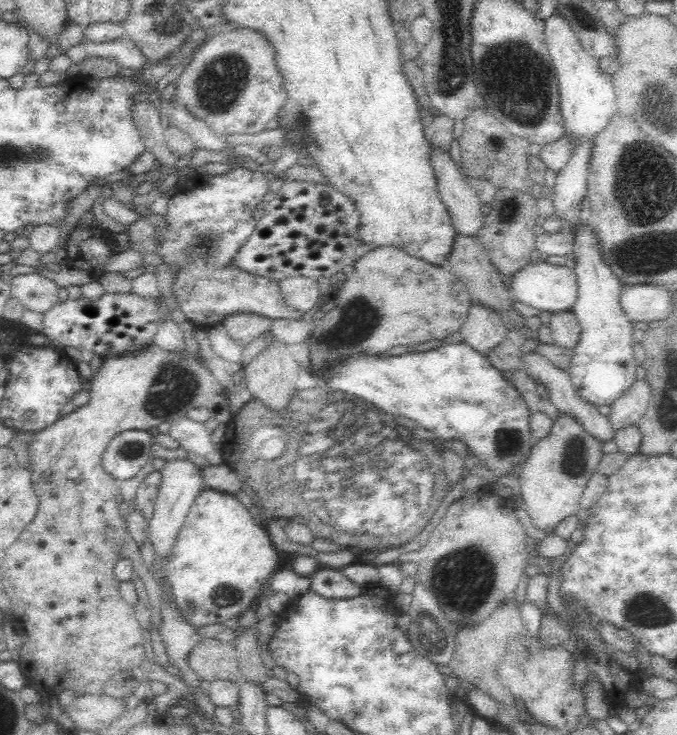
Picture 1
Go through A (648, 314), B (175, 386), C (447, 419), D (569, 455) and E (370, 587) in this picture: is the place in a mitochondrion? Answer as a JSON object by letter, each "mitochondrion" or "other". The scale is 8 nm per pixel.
{"A":"other","B":"mitochondrion","C":"other","D":"mitochondrion","E":"other"}

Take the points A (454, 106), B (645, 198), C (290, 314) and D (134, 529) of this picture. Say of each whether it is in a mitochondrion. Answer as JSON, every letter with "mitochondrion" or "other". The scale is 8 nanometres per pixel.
{"A":"other","B":"mitochondrion","C":"other","D":"other"}

